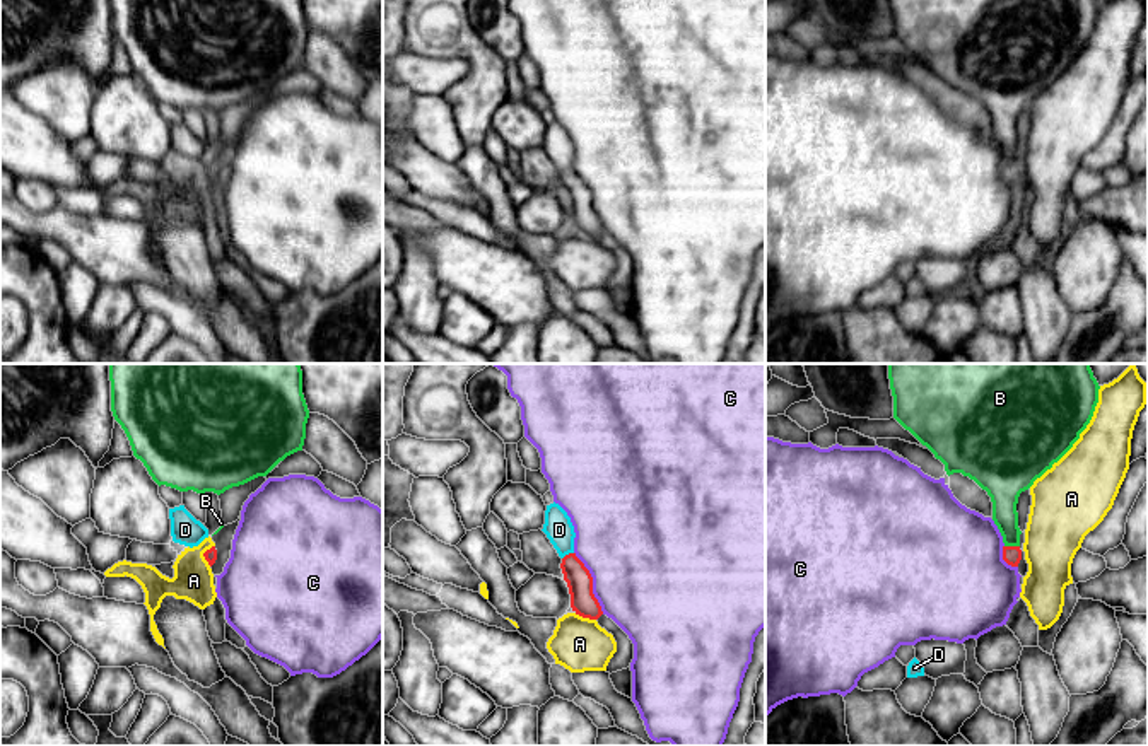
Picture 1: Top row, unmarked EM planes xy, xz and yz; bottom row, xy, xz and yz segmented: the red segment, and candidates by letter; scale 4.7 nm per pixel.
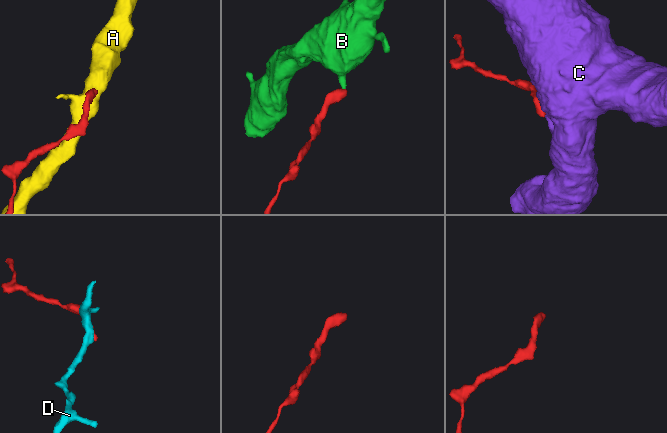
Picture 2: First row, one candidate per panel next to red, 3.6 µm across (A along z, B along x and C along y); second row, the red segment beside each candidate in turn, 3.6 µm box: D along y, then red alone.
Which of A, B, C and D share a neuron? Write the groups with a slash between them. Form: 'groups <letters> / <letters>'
groups A / B / C / D

